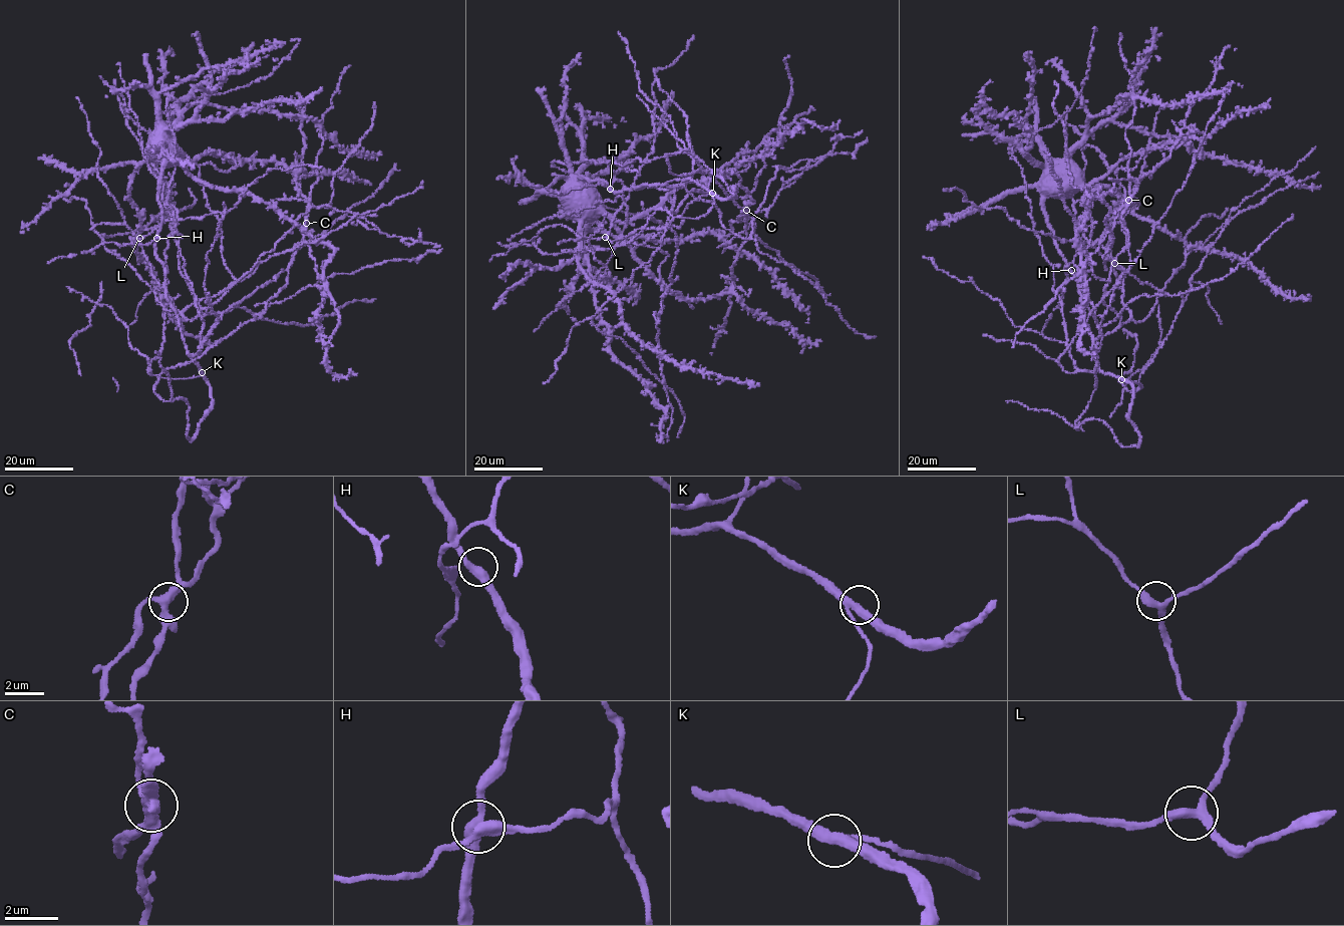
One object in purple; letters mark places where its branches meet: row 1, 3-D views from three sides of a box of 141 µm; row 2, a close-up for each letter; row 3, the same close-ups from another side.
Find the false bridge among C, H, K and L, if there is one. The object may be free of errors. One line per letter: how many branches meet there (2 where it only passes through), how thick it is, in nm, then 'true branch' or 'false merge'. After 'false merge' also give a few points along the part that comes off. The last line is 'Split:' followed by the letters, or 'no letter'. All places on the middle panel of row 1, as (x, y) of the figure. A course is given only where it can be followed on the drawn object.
C: branches 3; calibre 340 nm; false merge; course (746, 210), (745, 198), (764, 167), (763, 159), (778, 139), (778, 125), (791, 93), (784, 59), (788, 56)
H: branches 3; calibre 320 nm; true branch
K: branches 3; calibre 320 nm; true branch
L: branches 3; calibre 320 nm; true branch
Split: C

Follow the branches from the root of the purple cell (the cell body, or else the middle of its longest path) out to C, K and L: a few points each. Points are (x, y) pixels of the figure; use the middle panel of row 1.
C: (582, 193), (575, 194), (589, 229), (663, 241), (726, 236), (730, 222), (740, 222), (746, 210)
K: (582, 193), (581, 179), (584, 177), (591, 182), (604, 180), (616, 192), (688, 179), (712, 193)
L: (582, 193), (584, 177), (616, 192), (673, 188), (665, 227), (605, 237)

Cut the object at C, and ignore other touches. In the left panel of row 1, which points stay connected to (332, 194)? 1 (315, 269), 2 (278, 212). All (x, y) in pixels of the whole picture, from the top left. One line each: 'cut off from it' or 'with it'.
1: cut off from it
2: with it

